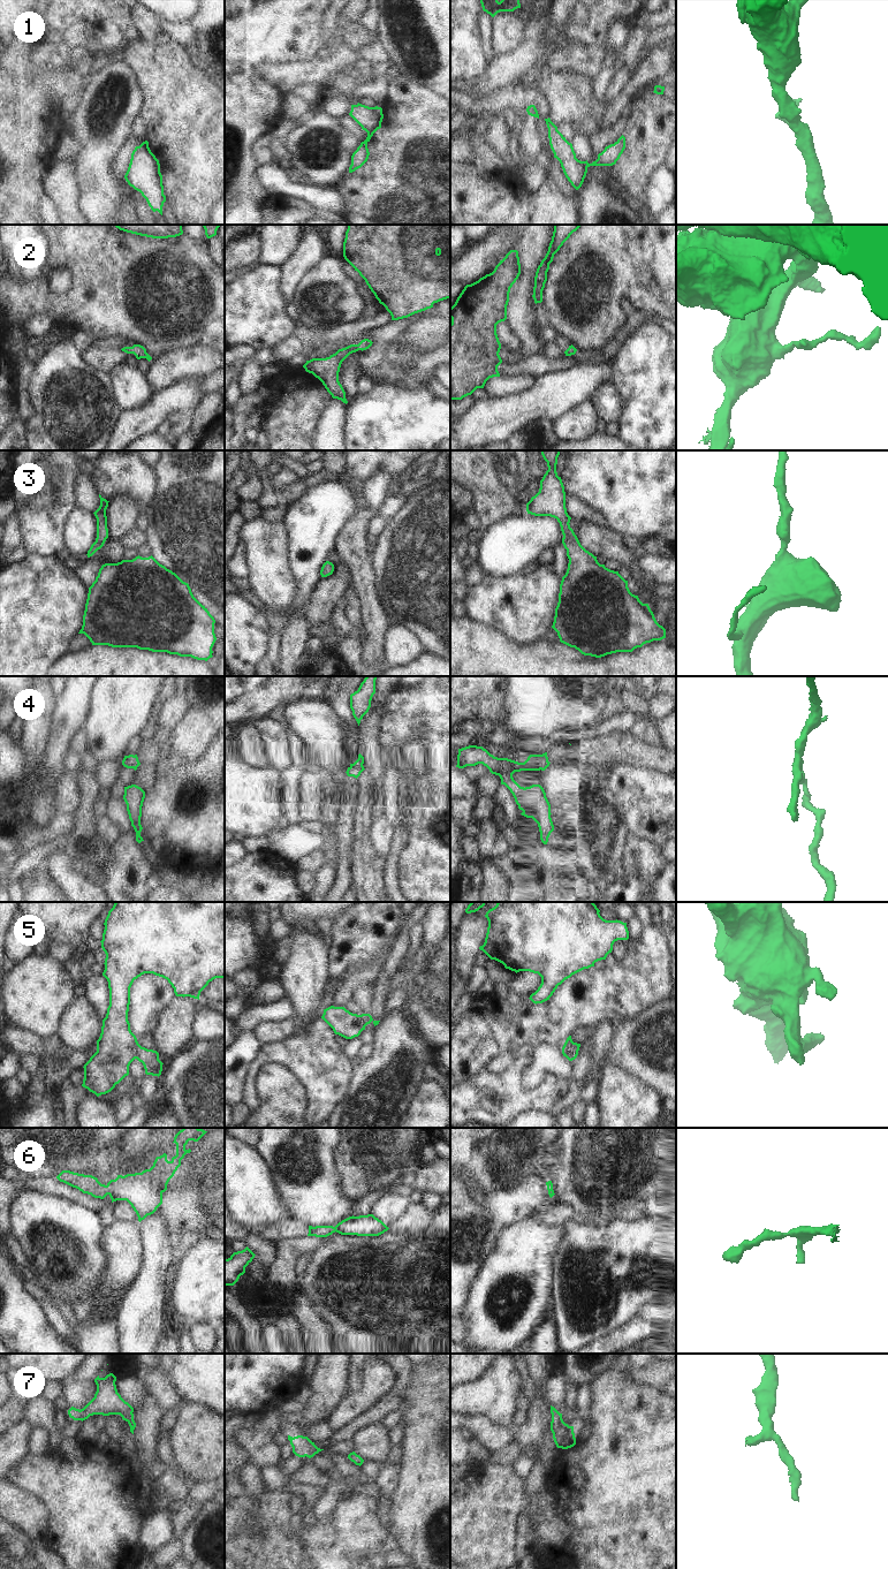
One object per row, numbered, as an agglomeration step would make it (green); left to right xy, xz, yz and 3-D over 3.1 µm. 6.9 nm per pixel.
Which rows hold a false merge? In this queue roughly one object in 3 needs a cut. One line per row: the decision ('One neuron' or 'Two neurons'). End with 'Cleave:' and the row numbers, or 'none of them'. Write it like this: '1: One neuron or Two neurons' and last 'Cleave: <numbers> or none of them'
1: One neuron
2: One neuron
3: One neuron
4: One neuron
5: Two neurons
6: One neuron
7: One neuron
Cleave: 5.

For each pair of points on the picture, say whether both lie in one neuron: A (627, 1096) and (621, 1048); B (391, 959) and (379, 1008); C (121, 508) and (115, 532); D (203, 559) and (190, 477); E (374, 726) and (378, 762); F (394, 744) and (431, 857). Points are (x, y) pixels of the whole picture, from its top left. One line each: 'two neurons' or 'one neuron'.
A: two neurons
B: one neuron
C: one neuron
D: one neuron
E: one neuron
F: one neuron

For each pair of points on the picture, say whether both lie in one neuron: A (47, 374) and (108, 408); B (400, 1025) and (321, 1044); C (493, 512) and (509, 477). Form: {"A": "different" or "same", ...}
{"A": "same", "B": "different", "C": "different"}

